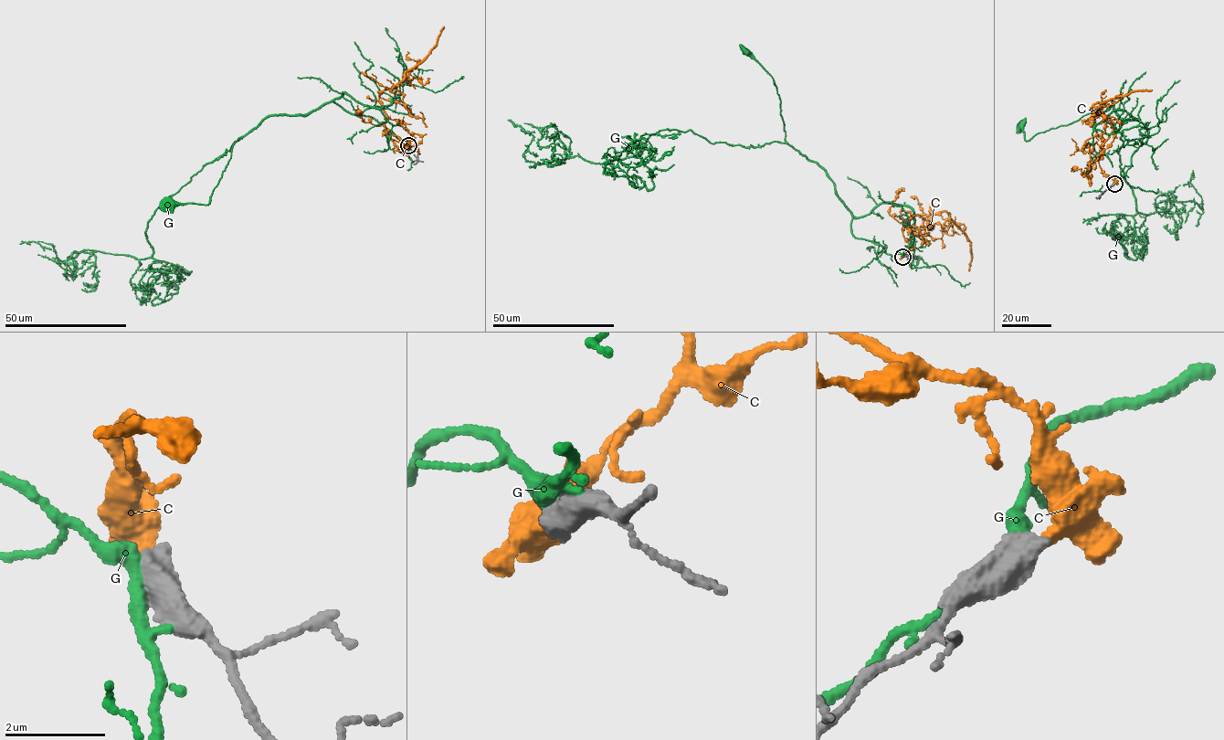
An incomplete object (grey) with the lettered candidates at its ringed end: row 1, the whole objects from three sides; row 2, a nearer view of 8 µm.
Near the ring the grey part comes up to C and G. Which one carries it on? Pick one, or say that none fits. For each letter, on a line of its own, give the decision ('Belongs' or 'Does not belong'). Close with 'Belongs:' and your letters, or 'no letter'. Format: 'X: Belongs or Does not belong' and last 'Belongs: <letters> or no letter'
C: Does not belong
G: Does not belong
Belongs: no letter

